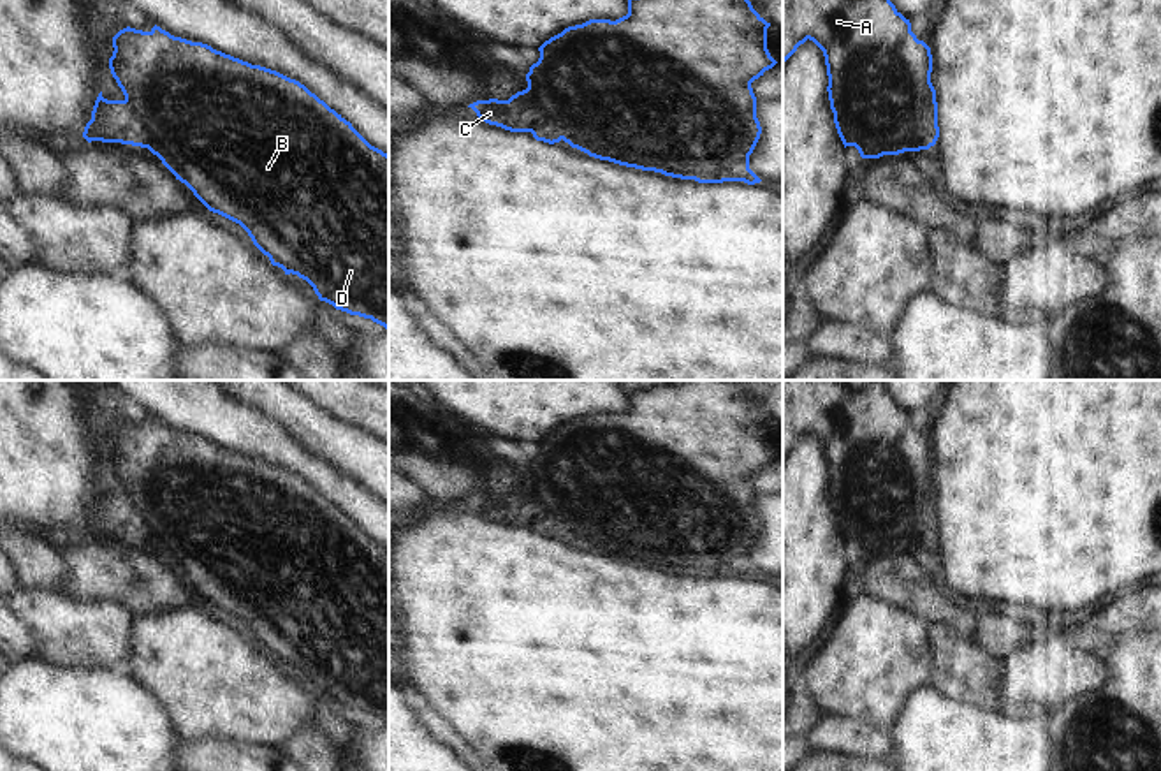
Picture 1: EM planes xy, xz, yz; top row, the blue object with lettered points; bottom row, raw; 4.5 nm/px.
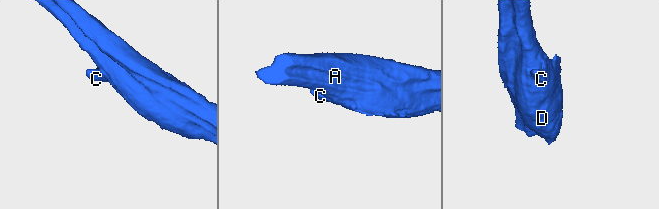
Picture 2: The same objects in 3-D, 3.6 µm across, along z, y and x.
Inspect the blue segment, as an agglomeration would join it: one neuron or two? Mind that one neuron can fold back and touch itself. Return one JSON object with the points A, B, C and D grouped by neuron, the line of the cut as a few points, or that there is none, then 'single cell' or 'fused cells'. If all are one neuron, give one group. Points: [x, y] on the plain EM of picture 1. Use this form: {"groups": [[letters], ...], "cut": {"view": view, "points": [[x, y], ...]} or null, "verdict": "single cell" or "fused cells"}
{"groups": [["A", "B", "C", "D"]], "cut": null, "verdict": "single cell"}

